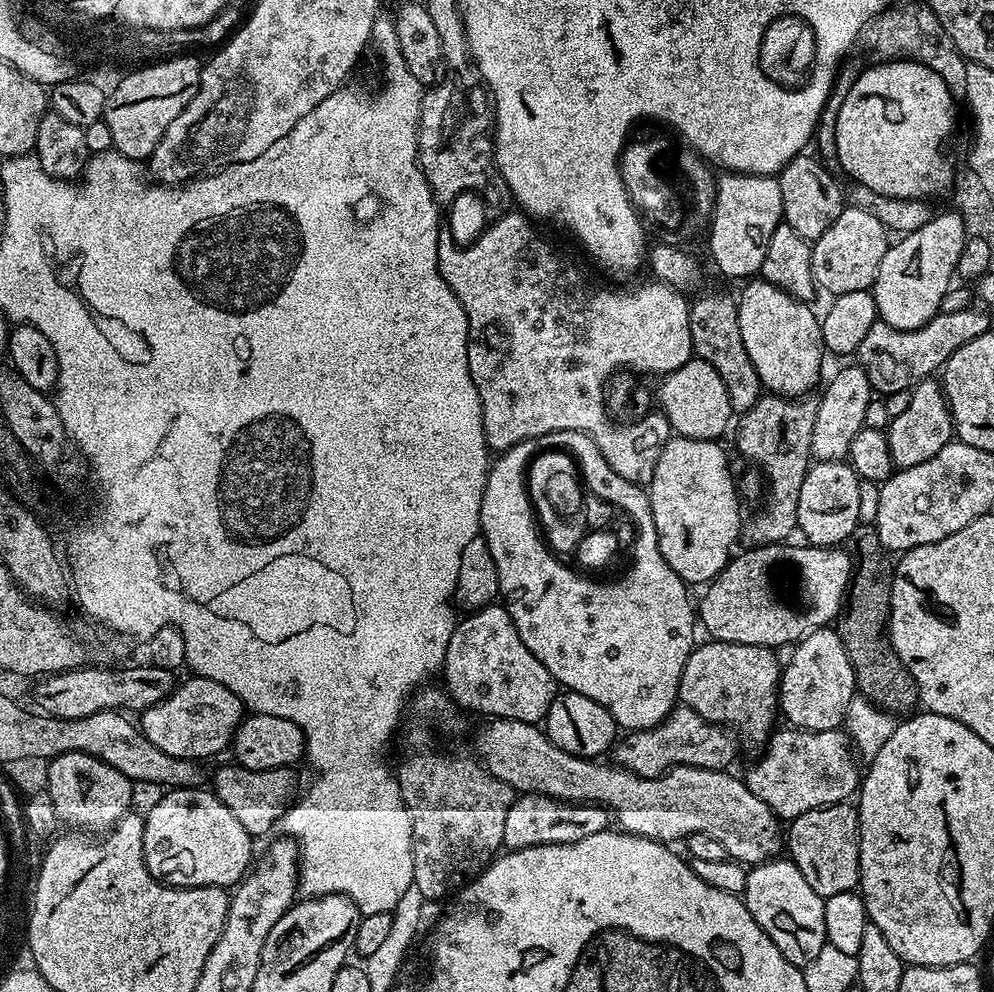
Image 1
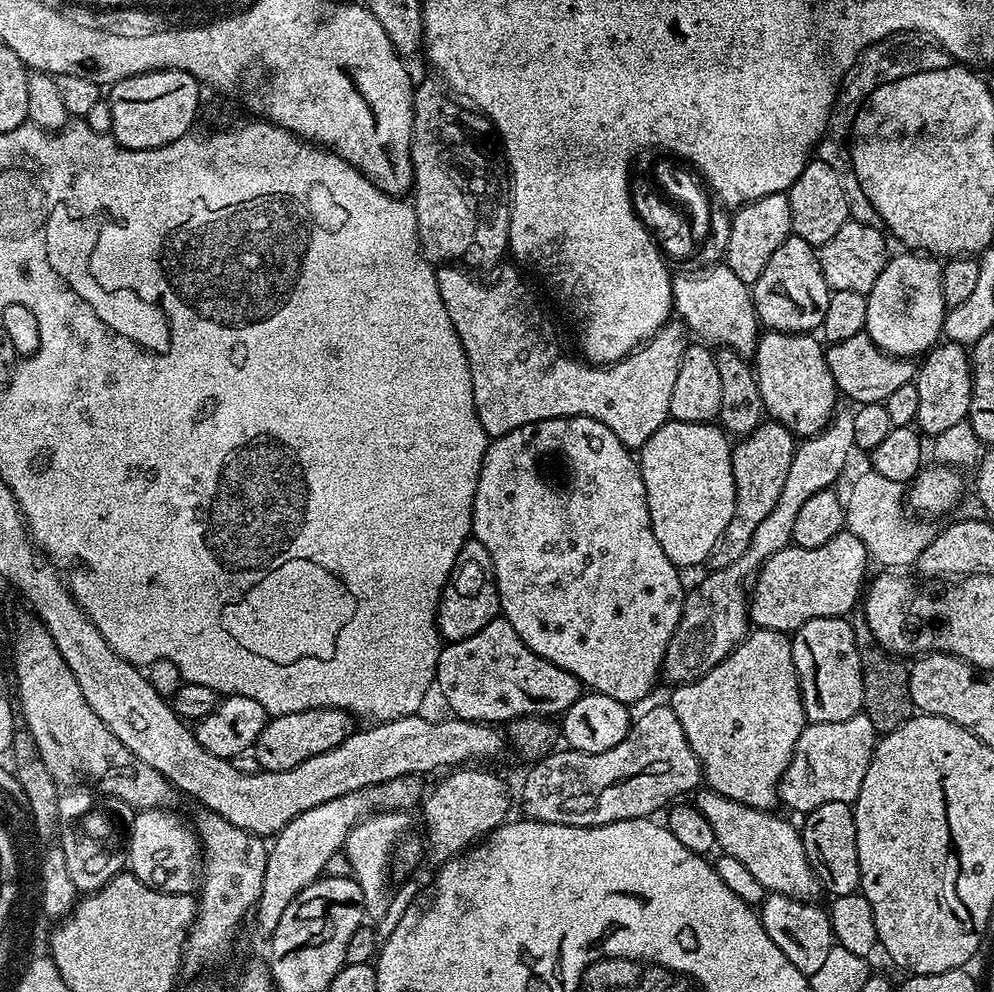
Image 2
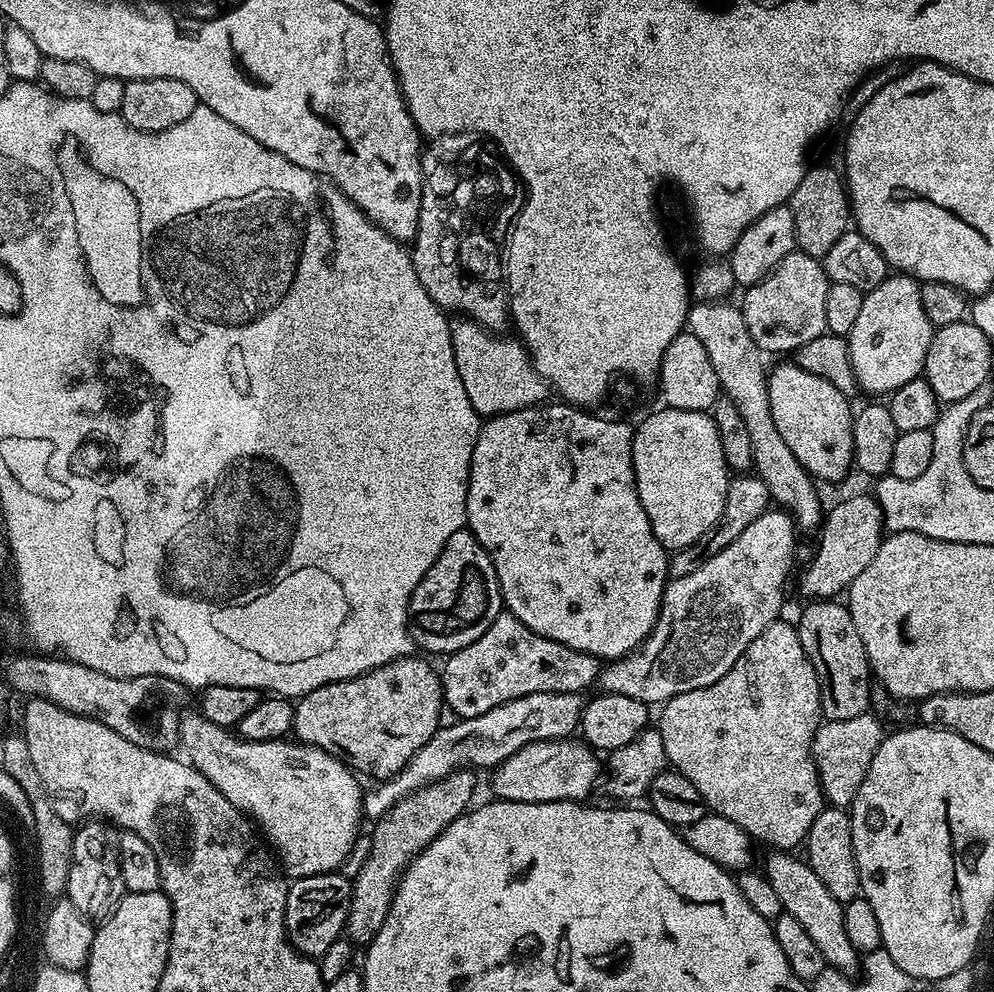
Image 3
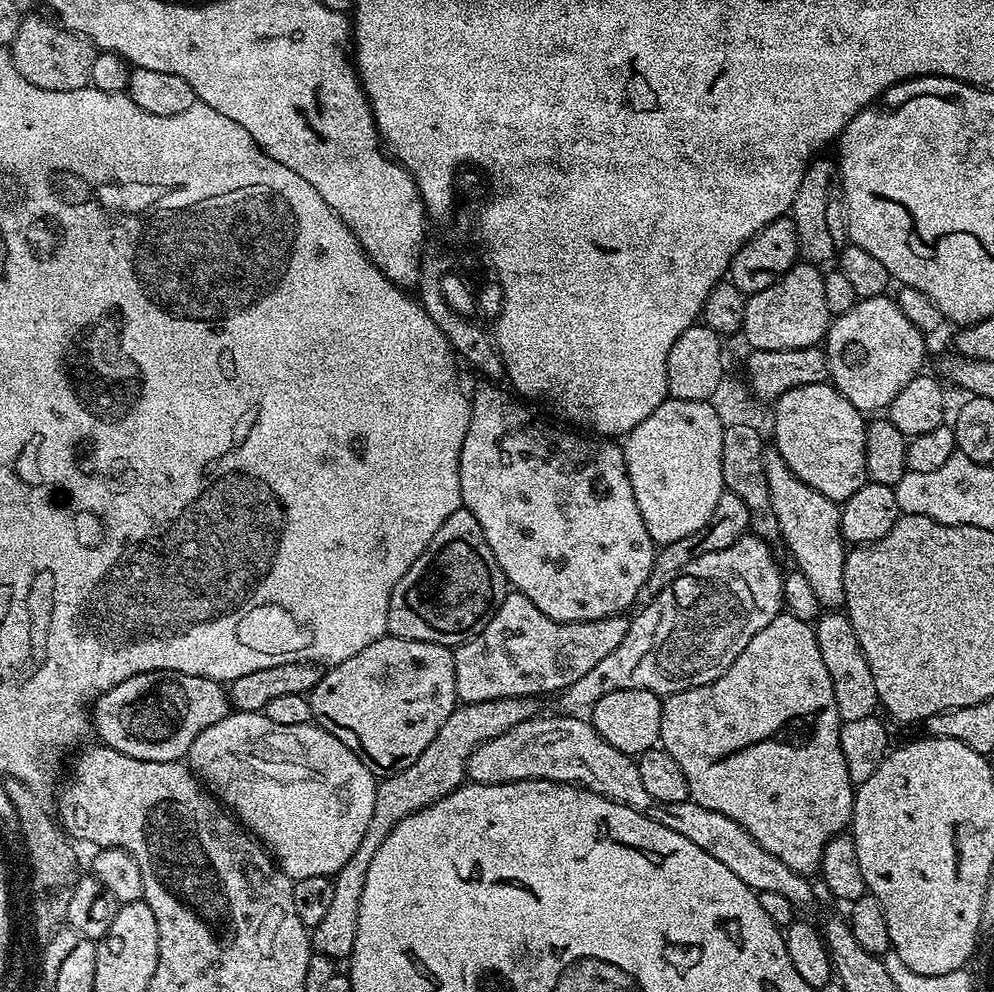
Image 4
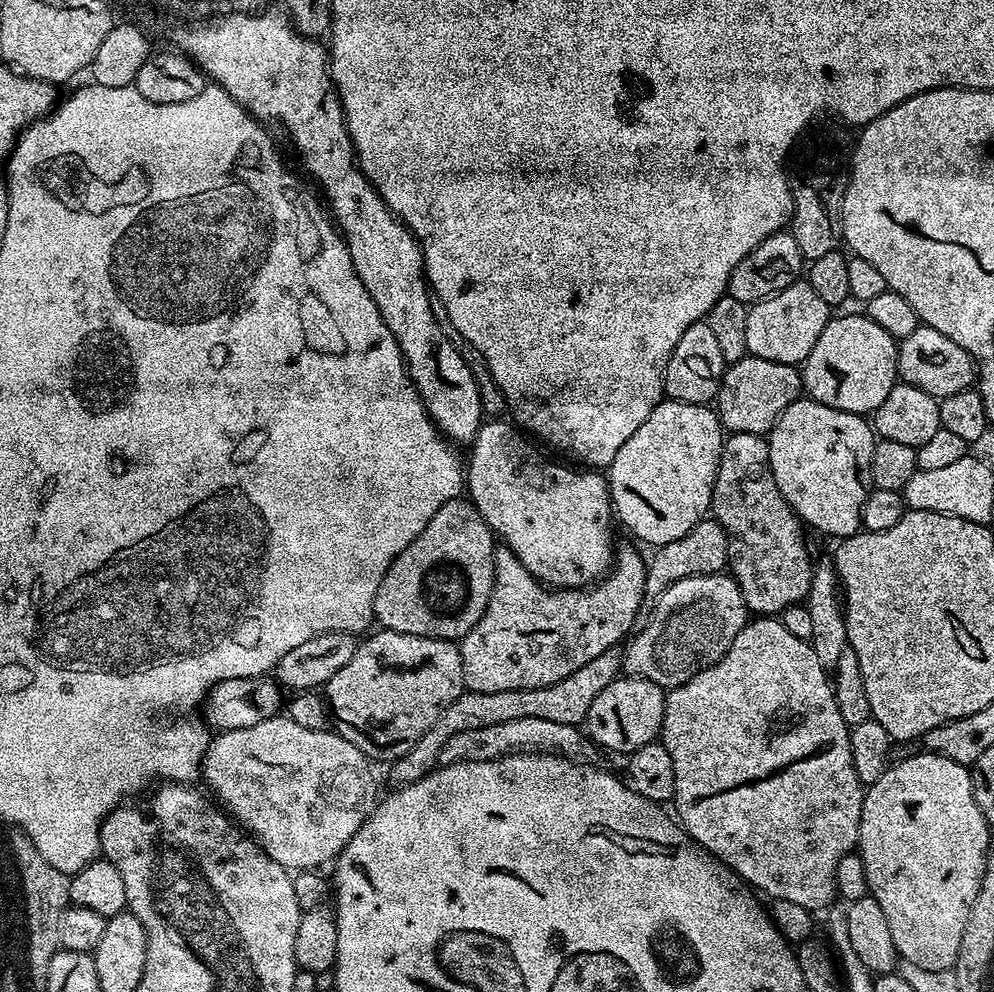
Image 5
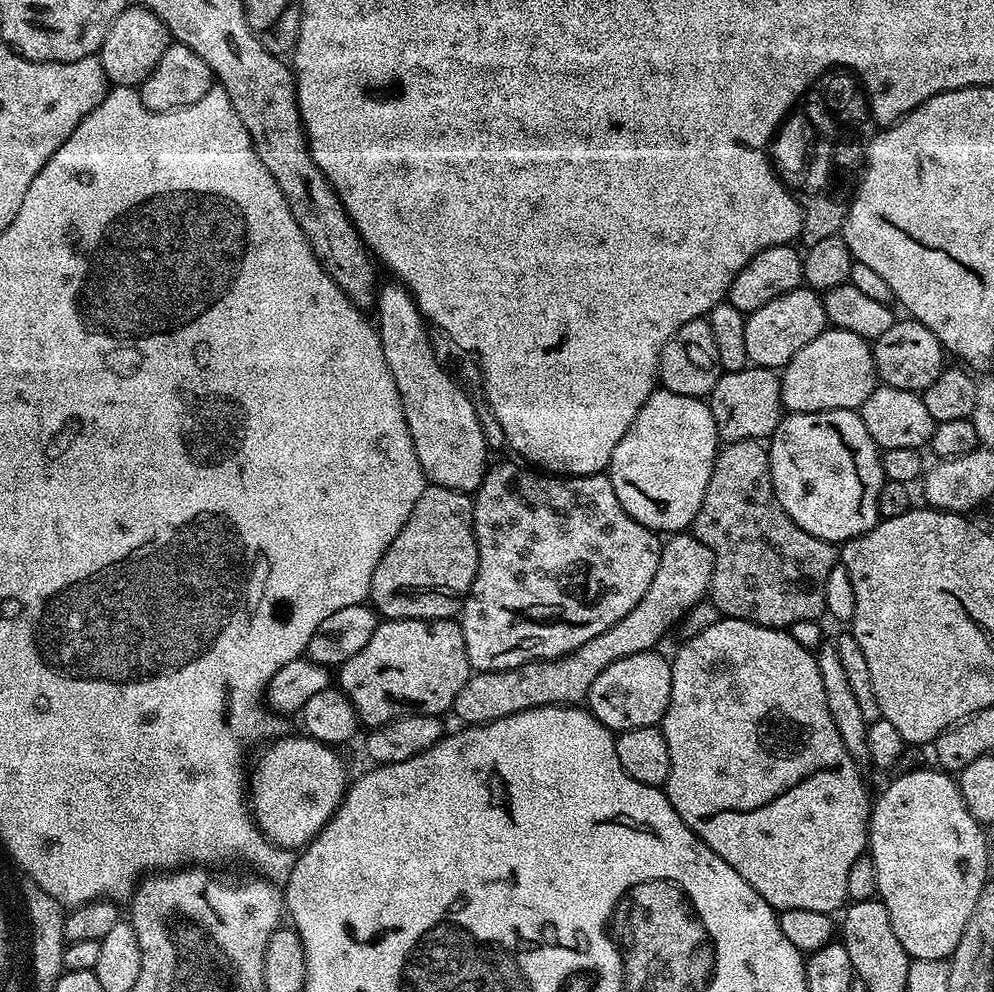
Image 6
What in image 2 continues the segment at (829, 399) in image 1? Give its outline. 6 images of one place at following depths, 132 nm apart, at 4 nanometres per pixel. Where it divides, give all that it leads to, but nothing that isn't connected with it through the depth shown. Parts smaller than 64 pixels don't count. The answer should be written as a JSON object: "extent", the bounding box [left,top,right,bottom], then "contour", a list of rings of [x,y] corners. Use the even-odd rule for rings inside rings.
{"extent":[662,411,854,685],"contour":[[[837,411],[828,425],[818,434],[801,439],[796,446],[796,453],[790,462],[790,471],[786,474],[786,486],[778,498],[778,506],[766,514],[762,526],[754,530],[750,546],[734,562],[725,568],[709,571],[708,577],[701,584],[687,589],[680,621],[666,646],[662,676],[669,680],[669,685],[689,684],[705,676],[718,662],[726,659],[741,644],[750,631],[748,606],[750,592],[744,588],[744,579],[751,577],[778,550],[789,547],[794,530],[795,515],[805,505],[808,498],[813,498],[824,489],[831,489],[839,476],[845,475],[846,454],[854,442],[854,418],[852,412]]]}

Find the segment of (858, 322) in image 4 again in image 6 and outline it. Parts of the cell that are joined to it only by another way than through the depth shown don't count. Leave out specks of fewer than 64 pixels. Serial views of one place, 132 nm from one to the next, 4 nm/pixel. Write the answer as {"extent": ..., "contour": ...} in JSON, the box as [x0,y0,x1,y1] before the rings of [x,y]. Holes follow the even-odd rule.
{"extent":[780,326,877,412],"contour":[[[829,326],[810,342],[810,346],[802,346],[782,370],[780,402],[788,412],[825,412],[835,408],[859,410],[877,387],[872,344],[850,330]]]}

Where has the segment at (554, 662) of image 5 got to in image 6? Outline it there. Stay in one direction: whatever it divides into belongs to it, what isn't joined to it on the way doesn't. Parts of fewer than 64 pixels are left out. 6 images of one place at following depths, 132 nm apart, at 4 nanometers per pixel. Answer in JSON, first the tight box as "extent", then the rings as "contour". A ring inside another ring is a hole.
{"extent":[458,463,662,672],"contour":[[[493,463],[484,473],[484,480],[474,493],[472,502],[472,525],[474,538],[478,542],[478,570],[474,574],[474,582],[464,598],[458,623],[462,630],[462,638],[466,642],[466,658],[476,672],[497,672],[511,668],[523,668],[525,664],[541,660],[556,660],[560,656],[568,656],[578,646],[590,642],[598,634],[610,630],[614,622],[626,618],[638,602],[642,602],[642,594],[650,590],[650,582],[654,582],[654,574],[658,570],[662,540],[657,533],[639,524],[618,502],[618,494],[614,494],[612,479],[606,474],[595,476],[558,476],[545,474],[532,466],[523,463]]]}

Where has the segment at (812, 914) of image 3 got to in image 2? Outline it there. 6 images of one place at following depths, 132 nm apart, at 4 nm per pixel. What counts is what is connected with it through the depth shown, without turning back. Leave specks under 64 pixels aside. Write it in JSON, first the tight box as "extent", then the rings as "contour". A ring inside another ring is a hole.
{"extent":[694,790,821,901],"contour":[[[711,790],[697,791],[694,803],[714,829],[716,848],[723,855],[738,858],[738,862],[743,862],[769,893],[777,892],[783,896],[793,896],[796,900],[807,901],[816,898],[818,894],[821,895],[820,879],[816,877],[806,858],[806,850],[797,825],[775,816],[775,811],[751,808],[742,802],[728,800],[722,794]]]}

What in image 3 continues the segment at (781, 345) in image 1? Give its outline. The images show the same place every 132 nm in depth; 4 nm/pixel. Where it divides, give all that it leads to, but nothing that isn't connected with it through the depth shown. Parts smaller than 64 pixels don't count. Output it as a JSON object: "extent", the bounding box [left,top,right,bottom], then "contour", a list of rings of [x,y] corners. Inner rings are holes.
{"extent":[768,362,854,481],"contour":[[[789,362],[774,367],[768,373],[770,414],[774,414],[774,426],[782,433],[786,446],[790,446],[794,458],[802,462],[809,476],[817,481],[841,481],[854,468],[852,451],[854,434],[849,397],[843,396],[826,378],[810,374],[799,364]]]}

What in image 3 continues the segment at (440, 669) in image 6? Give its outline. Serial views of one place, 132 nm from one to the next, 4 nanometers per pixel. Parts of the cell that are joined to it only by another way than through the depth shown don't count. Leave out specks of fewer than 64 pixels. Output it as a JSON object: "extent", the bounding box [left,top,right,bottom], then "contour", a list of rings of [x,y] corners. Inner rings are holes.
{"extent":[292,655,445,781],"contour":[[[419,655],[402,656],[398,660],[391,660],[388,664],[383,664],[381,668],[375,668],[372,672],[367,672],[365,676],[355,676],[349,680],[339,680],[338,682],[330,682],[326,686],[318,686],[318,690],[310,690],[310,694],[299,697],[295,701],[294,722],[292,723],[292,732],[295,739],[302,744],[309,744],[314,747],[321,748],[322,751],[339,754],[357,773],[365,772],[368,776],[373,776],[373,781],[388,780],[391,776],[398,775],[402,769],[410,762],[410,758],[414,758],[414,754],[418,754],[418,750],[422,750],[422,746],[426,746],[426,742],[430,742],[430,738],[439,728],[442,727],[442,719],[440,720],[440,711],[445,711],[444,703],[444,685],[441,677],[427,664],[424,660],[419,660]]]}

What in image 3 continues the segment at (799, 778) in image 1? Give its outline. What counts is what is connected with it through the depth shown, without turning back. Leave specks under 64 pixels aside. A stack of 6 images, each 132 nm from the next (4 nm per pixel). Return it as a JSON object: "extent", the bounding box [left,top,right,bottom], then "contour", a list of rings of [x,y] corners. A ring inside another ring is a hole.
{"extent":[812,714,885,809],"contour":[[[871,714],[858,718],[824,720],[821,723],[812,743],[812,757],[816,760],[824,799],[829,805],[843,809],[852,805],[858,794],[858,786],[862,786],[862,778],[866,778],[866,770],[870,770],[870,762],[874,762],[874,754],[878,754],[878,746],[885,735],[885,725]]]}

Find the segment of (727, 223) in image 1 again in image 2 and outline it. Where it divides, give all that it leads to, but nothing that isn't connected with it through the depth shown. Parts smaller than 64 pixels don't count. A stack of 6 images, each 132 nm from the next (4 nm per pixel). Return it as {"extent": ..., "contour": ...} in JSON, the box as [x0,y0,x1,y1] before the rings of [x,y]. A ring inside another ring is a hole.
{"extent":[723,192,792,285],"contour":[[[787,192],[778,194],[766,194],[766,198],[758,198],[749,204],[739,205],[735,209],[736,217],[732,220],[732,225],[728,228],[728,245],[724,248],[723,259],[728,268],[742,278],[742,282],[752,285],[766,270],[766,262],[770,262],[770,257],[786,238],[792,235],[792,223],[790,222],[790,202]]]}

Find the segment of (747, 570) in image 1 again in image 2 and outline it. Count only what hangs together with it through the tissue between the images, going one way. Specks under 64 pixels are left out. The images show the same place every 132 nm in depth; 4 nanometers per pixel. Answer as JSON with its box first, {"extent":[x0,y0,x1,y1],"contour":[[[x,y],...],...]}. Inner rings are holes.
{"extent":[748,530,870,634],"contour":[[[847,530],[837,533],[825,545],[818,546],[817,549],[789,546],[778,550],[755,573],[756,585],[751,585],[748,606],[751,623],[756,628],[769,628],[785,634],[792,634],[806,622],[810,622],[810,618],[847,617],[848,611],[855,604],[857,607],[858,601],[861,599],[862,589],[866,584],[864,571],[867,570],[868,564],[870,565],[870,557],[866,546],[863,545],[860,538],[855,537],[852,532]]]}

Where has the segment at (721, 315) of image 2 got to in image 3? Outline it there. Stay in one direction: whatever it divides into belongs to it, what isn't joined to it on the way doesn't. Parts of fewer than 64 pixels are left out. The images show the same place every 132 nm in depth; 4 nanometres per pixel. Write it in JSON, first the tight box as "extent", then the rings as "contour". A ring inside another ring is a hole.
{"extent":[686,302,822,533],"contour":[[[696,302],[688,309],[686,328],[694,334],[694,338],[698,338],[698,342],[702,342],[706,354],[710,354],[710,362],[714,366],[714,374],[718,374],[723,395],[730,402],[734,402],[734,406],[738,406],[738,414],[742,414],[742,419],[746,421],[755,475],[766,482],[769,497],[775,503],[777,500],[780,503],[777,505],[791,515],[801,533],[815,533],[822,523],[818,484],[809,476],[802,462],[794,458],[790,446],[786,446],[786,441],[782,439],[778,426],[774,426],[774,414],[770,414],[768,393],[769,369],[764,368],[765,357],[754,338],[750,338],[750,330],[746,330],[743,311],[737,305],[735,308],[732,302]]]}

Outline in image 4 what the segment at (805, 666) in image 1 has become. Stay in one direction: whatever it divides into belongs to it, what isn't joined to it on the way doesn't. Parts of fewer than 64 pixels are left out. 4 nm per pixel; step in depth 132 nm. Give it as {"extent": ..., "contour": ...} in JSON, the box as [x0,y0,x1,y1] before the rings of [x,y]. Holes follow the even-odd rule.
{"extent":[815,610,880,722],"contour":[[[828,610],[815,621],[818,650],[822,650],[822,662],[826,662],[826,671],[830,674],[830,682],[834,682],[834,702],[838,702],[838,714],[843,722],[854,722],[857,718],[866,718],[877,711],[880,699],[878,690],[874,690],[874,674],[870,674],[870,662],[866,662],[866,654],[862,654],[862,646],[858,646],[858,634],[854,634],[854,626],[847,615],[840,610]]]}

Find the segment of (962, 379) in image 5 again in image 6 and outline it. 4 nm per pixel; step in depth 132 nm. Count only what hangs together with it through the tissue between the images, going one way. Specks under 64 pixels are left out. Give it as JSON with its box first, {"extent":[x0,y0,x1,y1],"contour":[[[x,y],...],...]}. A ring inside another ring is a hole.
{"extent":[872,318,946,394],"contour":[[[911,318],[897,319],[890,330],[886,330],[886,334],[878,337],[872,344],[872,357],[881,385],[917,394],[923,393],[925,388],[933,384],[946,367],[946,353],[938,337],[929,328],[922,326],[922,322]]]}

